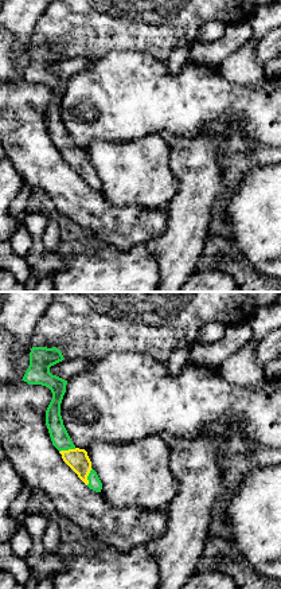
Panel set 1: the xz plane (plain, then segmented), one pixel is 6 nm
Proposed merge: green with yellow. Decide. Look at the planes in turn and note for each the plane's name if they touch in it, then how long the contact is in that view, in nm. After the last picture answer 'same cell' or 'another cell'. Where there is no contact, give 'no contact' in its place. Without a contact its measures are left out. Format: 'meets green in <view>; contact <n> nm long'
meets green in xz; contact 110 nm long

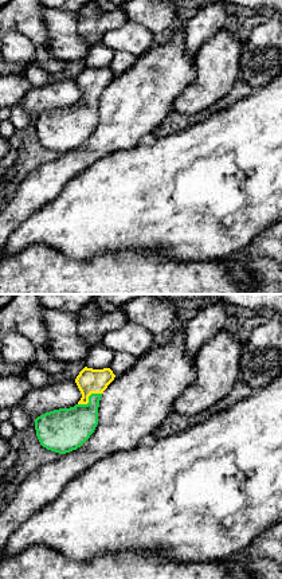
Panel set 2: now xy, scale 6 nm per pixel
meets green in xy; contact 160 nm long

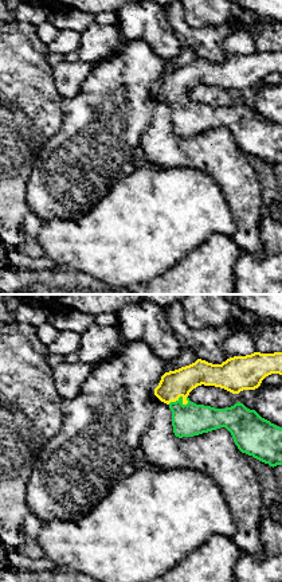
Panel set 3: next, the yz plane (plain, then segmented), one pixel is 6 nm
meets green in yz; contact 130 nm long

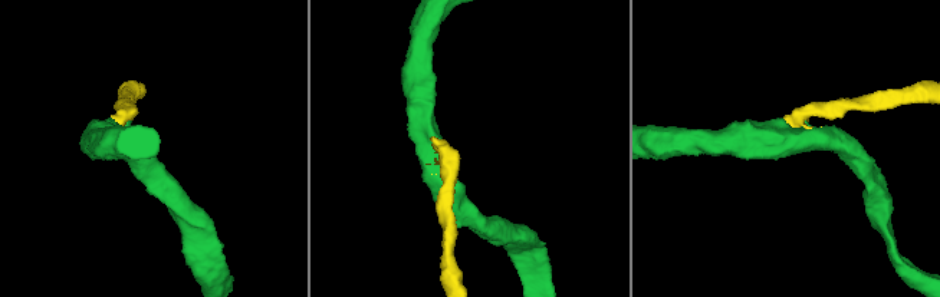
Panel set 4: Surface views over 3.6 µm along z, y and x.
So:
same cell

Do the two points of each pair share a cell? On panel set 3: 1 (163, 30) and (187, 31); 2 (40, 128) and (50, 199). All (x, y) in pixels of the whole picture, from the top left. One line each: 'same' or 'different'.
1: different
2: different

